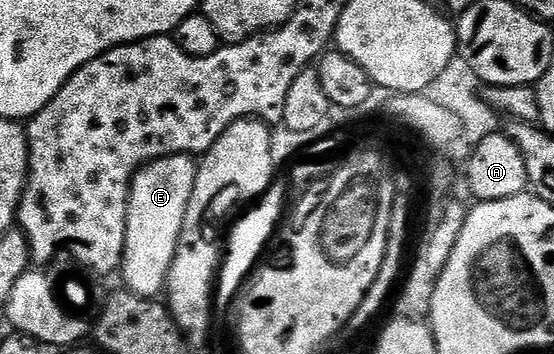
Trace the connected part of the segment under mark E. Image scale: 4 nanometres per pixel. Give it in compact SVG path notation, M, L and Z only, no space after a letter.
M163 156L145 164L132 180L128 195L128 217L124 223L124 262L122 265L123 287L127 291L156 298L165 291L168 271L172 269L178 238L182 234L182 218L186 218L186 206L190 206L190 194L194 194L197 161L191 156Z

